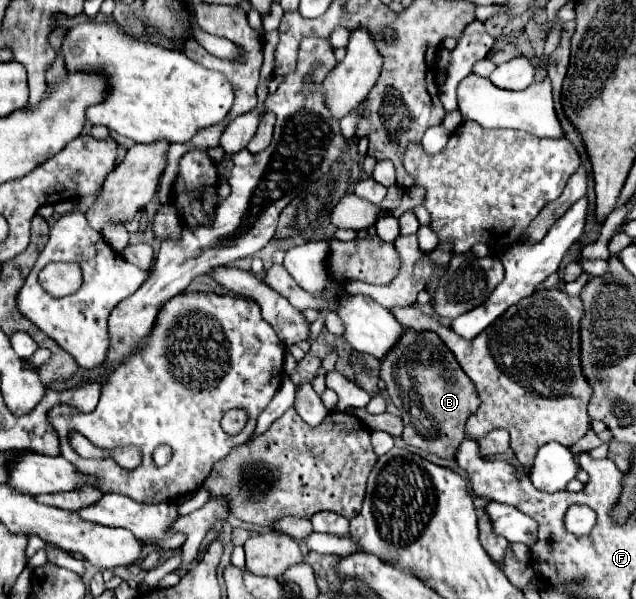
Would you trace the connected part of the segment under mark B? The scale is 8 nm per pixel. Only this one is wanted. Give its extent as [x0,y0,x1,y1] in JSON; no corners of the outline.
[379,328,479,458]

